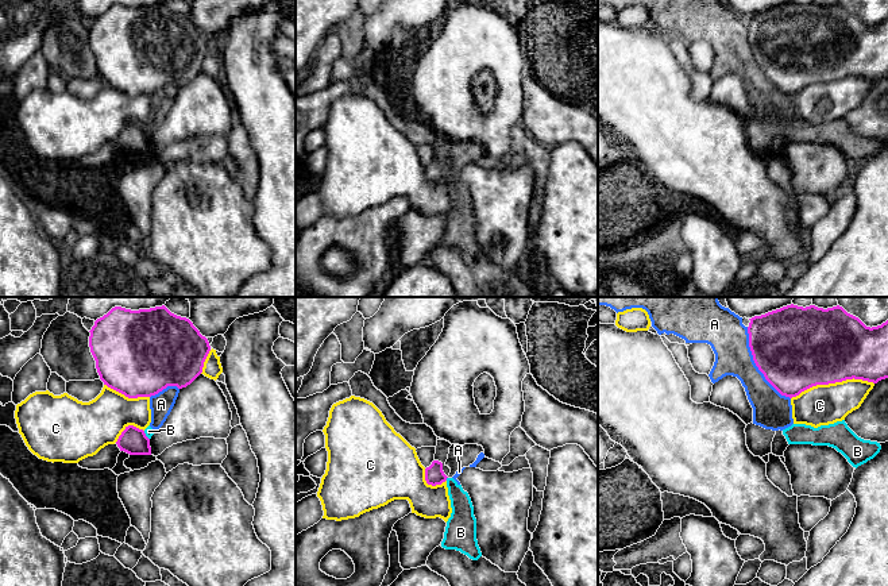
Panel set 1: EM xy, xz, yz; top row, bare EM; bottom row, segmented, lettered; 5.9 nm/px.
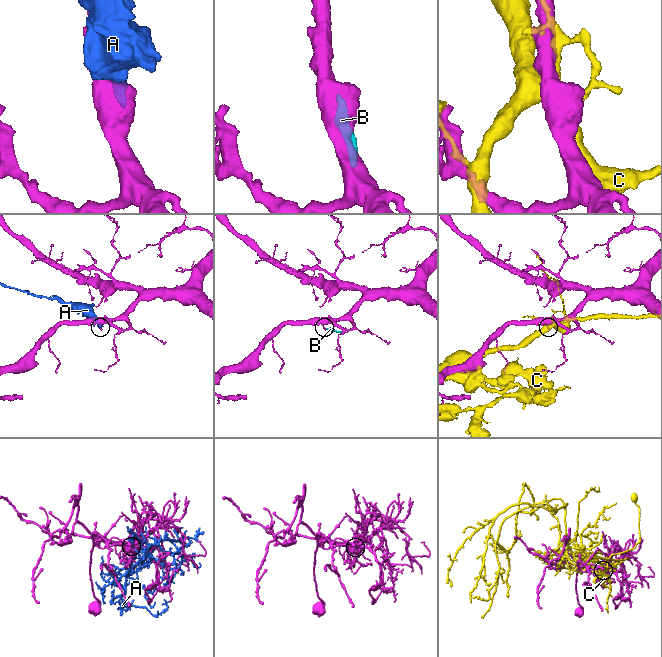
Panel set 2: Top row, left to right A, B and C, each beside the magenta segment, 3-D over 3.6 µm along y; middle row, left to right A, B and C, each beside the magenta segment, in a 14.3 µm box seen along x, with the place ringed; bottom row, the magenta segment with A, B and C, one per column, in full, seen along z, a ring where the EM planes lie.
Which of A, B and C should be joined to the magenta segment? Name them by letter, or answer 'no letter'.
no letter

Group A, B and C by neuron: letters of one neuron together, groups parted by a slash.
A B / C

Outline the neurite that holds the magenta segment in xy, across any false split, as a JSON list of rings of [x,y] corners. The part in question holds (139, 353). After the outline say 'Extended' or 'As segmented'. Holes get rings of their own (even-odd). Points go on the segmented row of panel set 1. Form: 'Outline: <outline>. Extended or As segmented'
Outline: [[[165,305],[139,311],[115,307],[97,319],[89,332],[89,347],[100,379],[128,398],[151,397],[167,386],[186,388],[202,373],[204,362],[211,351],[208,339],[200,334],[193,323],[171,313]]]. As segmented

